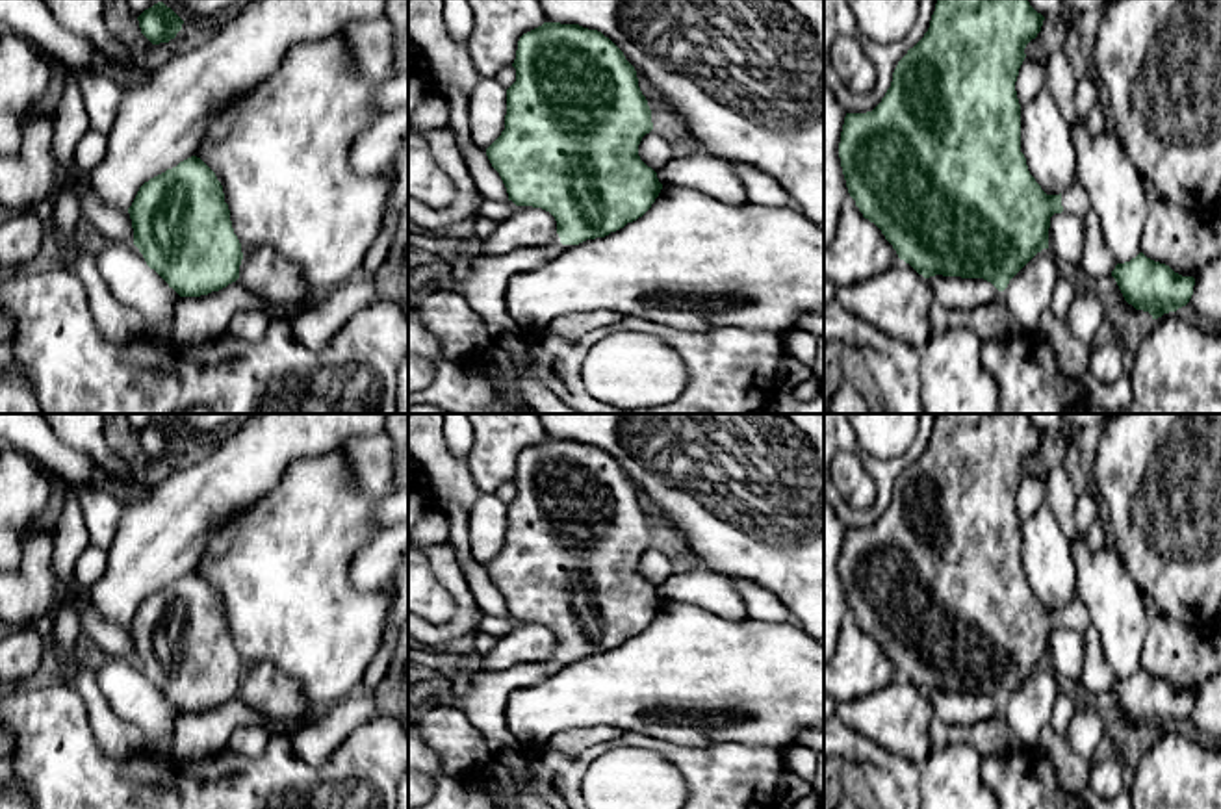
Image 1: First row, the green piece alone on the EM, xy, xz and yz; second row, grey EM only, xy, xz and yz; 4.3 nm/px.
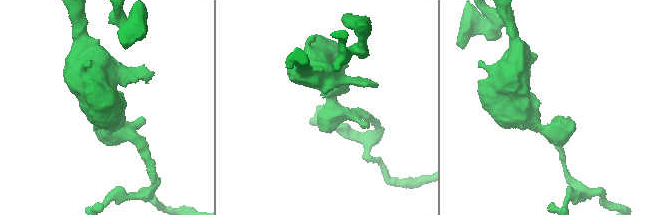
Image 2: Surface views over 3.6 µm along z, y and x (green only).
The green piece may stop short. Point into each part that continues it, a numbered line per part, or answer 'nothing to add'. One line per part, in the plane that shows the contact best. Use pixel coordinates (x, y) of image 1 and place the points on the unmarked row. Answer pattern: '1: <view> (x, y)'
1: xz (485, 704)

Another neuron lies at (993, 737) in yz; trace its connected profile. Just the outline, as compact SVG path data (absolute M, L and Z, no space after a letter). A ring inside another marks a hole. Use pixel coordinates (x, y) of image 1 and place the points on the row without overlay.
M1004 714L980 724L956 727L952 729L952 740L967 742L982 755L1004 755L1017 746Z

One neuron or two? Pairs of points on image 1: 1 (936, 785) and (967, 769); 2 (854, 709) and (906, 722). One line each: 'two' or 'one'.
1: one
2: one

